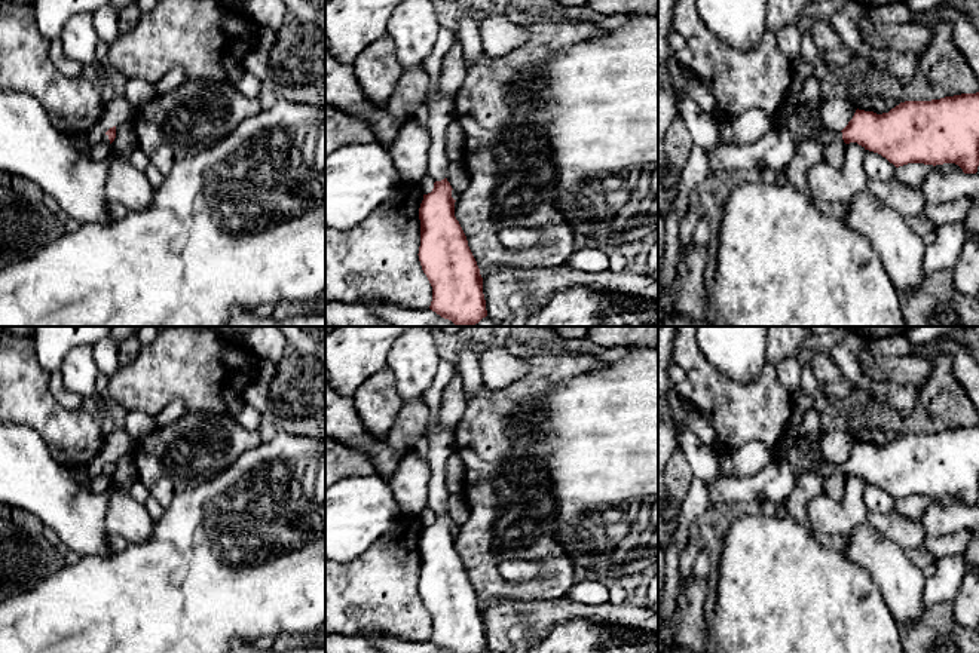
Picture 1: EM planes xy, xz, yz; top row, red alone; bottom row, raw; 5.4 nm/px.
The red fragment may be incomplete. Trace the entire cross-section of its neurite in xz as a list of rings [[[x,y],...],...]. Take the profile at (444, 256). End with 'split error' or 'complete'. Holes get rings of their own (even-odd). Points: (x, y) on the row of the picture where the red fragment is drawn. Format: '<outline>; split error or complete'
[[[440,27],[434,49],[425,59],[422,68],[429,77],[429,92],[426,104],[429,105],[429,168],[428,175],[434,181],[431,193],[423,194],[419,208],[420,220],[420,246],[419,261],[423,273],[432,286],[432,301],[429,309],[444,319],[452,321],[456,326],[474,326],[487,316],[486,300],[483,294],[483,278],[477,261],[468,246],[466,236],[455,217],[455,199],[452,197],[452,186],[447,181],[449,160],[444,154],[444,135],[450,123],[455,122],[453,96],[443,95],[440,91],[440,73],[443,59],[447,55],[452,43],[456,39],[456,31]]]; split error

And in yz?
[[[979,92],[931,101],[905,101],[888,113],[856,110],[842,131],[814,134],[823,145],[857,142],[896,168],[908,163],[955,163],[964,174],[979,166]]]; split error

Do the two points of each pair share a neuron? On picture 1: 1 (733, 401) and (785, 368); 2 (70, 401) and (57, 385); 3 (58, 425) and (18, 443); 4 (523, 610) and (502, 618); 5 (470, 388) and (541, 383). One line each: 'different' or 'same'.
1: different
2: same
3: different
4: same
5: different

